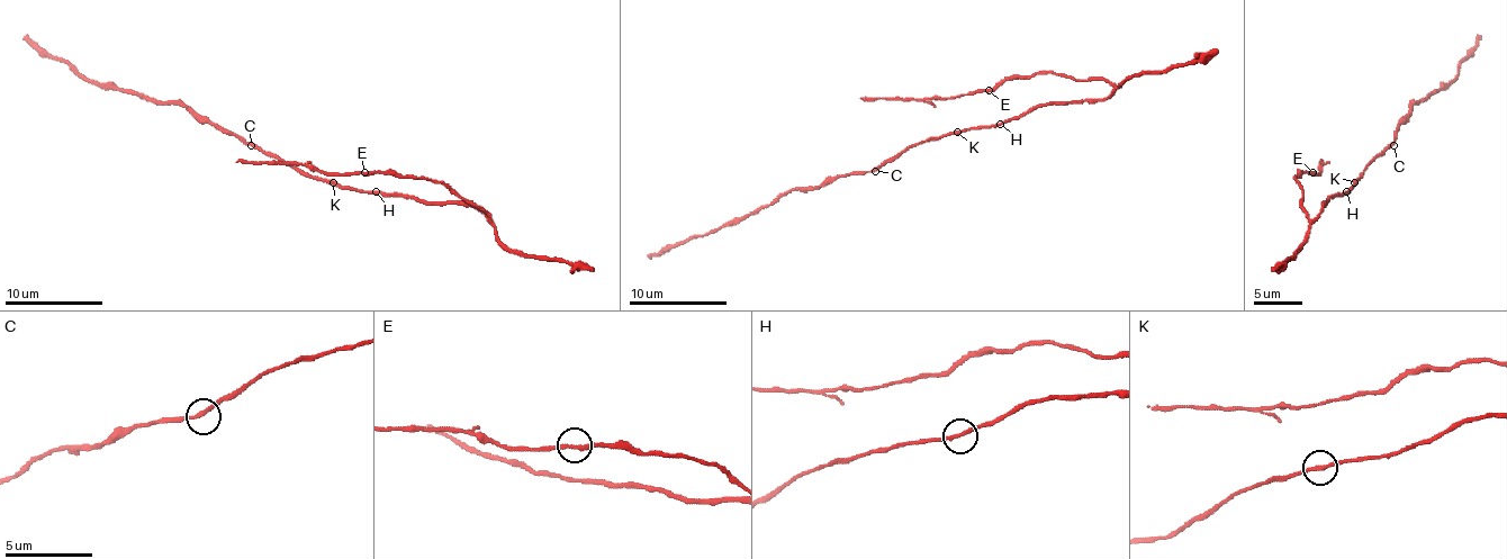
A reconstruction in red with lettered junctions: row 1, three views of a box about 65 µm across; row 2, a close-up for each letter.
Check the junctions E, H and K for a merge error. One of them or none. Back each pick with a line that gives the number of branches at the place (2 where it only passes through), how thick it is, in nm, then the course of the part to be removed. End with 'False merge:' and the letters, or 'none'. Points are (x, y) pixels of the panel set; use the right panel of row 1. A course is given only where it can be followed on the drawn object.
False merge: none

